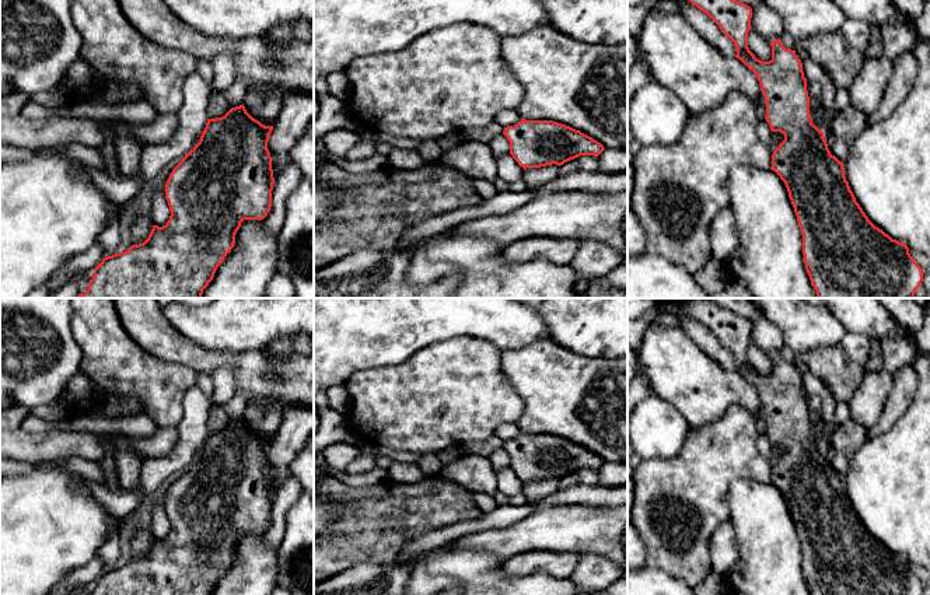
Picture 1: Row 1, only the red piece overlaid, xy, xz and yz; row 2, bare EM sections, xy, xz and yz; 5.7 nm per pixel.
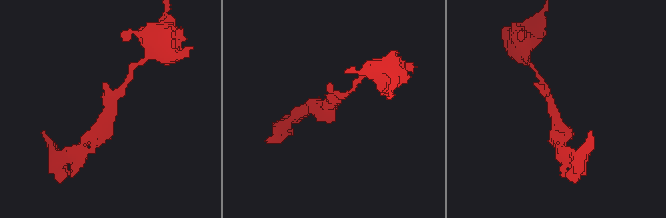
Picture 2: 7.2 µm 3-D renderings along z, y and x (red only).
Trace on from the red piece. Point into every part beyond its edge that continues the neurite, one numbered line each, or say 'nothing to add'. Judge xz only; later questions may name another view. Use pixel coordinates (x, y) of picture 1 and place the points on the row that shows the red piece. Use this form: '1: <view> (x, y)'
nothing to add

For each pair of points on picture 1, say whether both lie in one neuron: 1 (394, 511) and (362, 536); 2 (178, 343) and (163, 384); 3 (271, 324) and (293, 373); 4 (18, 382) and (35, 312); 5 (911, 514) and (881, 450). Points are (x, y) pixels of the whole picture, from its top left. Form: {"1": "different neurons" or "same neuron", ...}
{"1": "same neuron", "2": "different neurons", "3": "different neurons", "4": "same neuron", "5": "same neuron"}

